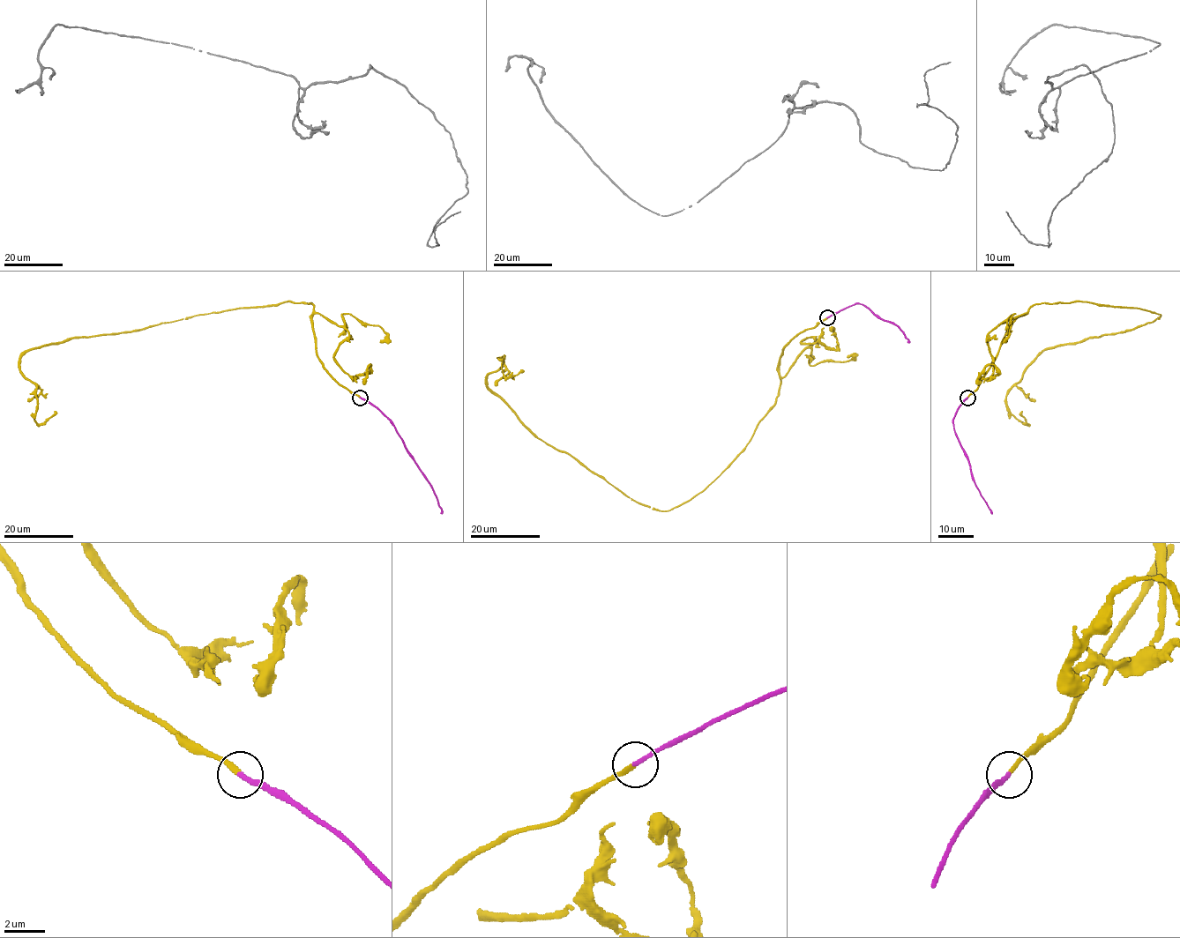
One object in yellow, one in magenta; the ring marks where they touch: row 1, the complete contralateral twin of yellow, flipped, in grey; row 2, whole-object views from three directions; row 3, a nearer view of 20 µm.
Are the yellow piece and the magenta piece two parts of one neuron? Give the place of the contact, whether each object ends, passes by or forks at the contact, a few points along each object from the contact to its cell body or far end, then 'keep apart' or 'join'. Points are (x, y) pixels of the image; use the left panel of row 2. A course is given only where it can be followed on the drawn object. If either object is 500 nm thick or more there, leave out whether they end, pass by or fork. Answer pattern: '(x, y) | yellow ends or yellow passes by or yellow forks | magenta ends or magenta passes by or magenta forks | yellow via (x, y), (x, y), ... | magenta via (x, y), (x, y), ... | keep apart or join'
(360, 398) | yellow ends | magenta ends | yellow via (360, 397), (317, 355), (312, 303), (286, 301), (29, 349), (19, 369), (35, 384), (34, 419), (56, 413) | magenta via (360, 398), (374, 405), (394, 427), (407, 453), (429, 483), (442, 513) | join

